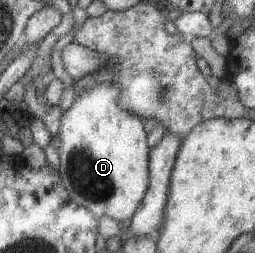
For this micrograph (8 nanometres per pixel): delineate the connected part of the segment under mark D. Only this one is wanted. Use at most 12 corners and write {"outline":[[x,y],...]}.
{"outline":[[114,82],[63,110],[59,178],[118,227],[148,186],[143,120]]}

